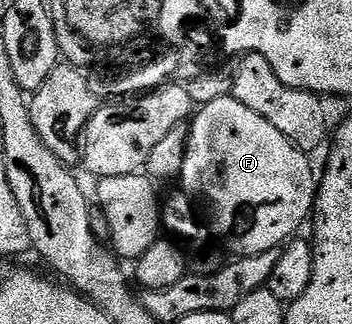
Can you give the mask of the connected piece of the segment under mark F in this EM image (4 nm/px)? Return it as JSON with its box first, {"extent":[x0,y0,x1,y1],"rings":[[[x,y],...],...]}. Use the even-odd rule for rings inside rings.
{"extent":[180,95,320,256],"rings":[[[228,95],[197,109],[190,124],[180,184],[199,201],[206,200],[210,207],[210,224],[219,236],[217,239],[227,249],[230,247],[238,256],[255,256],[281,249],[297,233],[294,231],[305,220],[307,223],[311,219],[320,180],[316,172],[314,176],[310,159],[307,153],[284,138],[284,134],[280,134],[280,130],[276,130],[268,118],[260,118],[256,110],[248,110],[248,106],[235,100],[233,95]]]}

